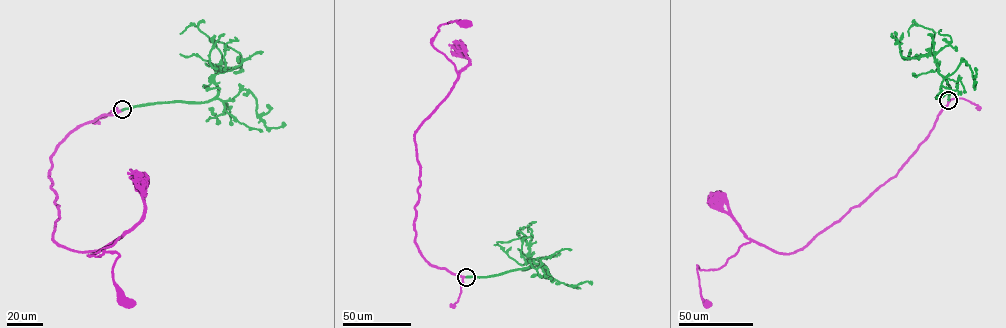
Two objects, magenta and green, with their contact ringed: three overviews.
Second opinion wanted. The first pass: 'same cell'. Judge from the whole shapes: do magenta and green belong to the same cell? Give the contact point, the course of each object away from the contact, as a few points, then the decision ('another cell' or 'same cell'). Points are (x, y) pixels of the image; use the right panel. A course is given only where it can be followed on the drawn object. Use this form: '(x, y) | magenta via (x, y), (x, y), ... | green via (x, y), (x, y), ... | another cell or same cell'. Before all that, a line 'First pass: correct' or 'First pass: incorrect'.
First pass: correct
(948, 100) | magenta via (948, 100), (897, 173), (806, 245), (785, 254), (751, 241), (718, 269), (697, 265), (707, 304) | green via (948, 100), (951, 87), (938, 72), (930, 50), (935, 32), (912, 25), (909, 36) | same cell

